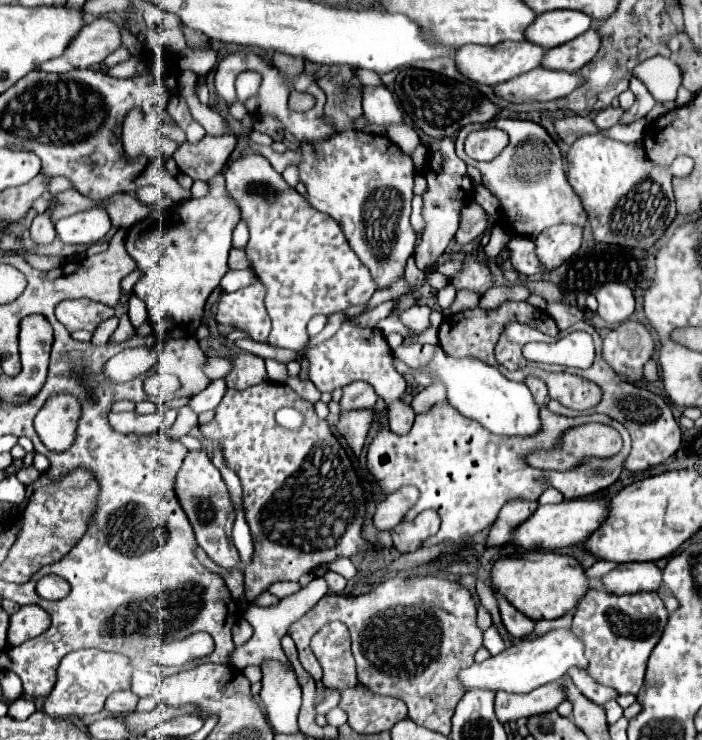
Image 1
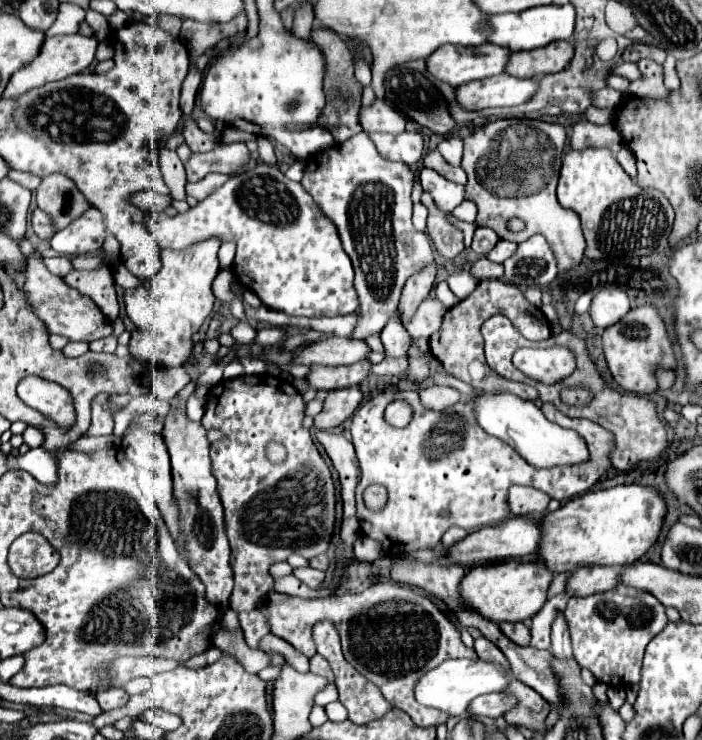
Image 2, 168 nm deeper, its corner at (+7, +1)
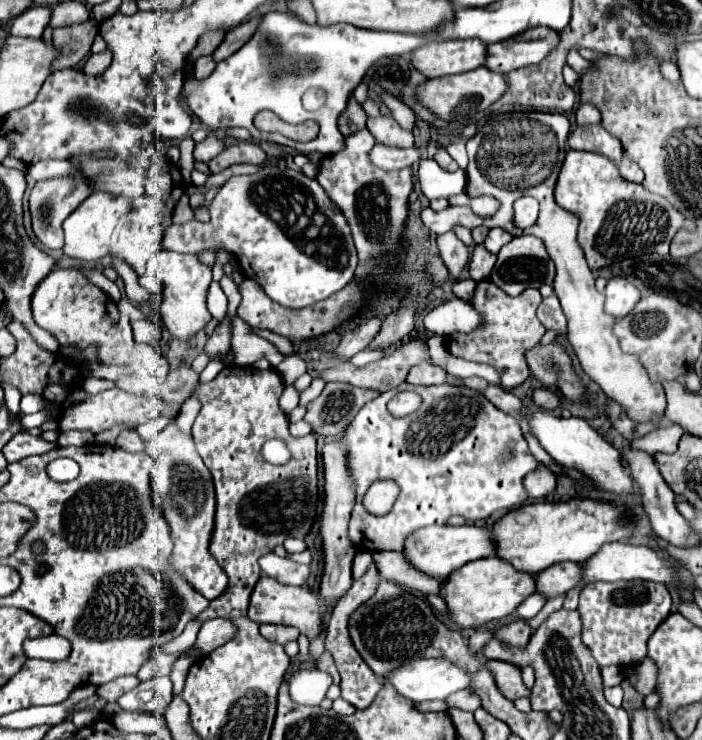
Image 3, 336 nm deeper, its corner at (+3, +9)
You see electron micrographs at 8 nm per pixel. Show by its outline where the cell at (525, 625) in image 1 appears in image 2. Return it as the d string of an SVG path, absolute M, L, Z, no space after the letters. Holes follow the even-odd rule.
M504 621L500 623L500 629L508 639L512 639L518 645L528 645L530 641L530 629L524 623L506 623Z

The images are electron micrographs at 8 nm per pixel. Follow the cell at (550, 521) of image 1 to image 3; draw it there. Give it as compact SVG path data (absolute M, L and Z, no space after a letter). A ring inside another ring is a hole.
M462 525L462 527L422 527L406 539L402 553L406 555L406 561L414 565L414 569L422 571L424 575L446 579L454 569L460 569L468 561L484 559L494 555L494 545L490 539L488 527L476 527L476 525Z

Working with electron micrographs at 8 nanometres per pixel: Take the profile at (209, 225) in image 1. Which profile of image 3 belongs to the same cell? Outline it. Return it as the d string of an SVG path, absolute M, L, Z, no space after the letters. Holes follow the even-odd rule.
M160 249L152 257L150 267L154 269L154 275L164 285L164 295L158 301L158 307L160 307L160 315L166 329L176 339L188 339L196 335L200 329L204 329L206 323L212 319L210 311L206 309L206 295L212 283L210 267L202 265L198 261L198 255L176 255L174 251L166 251L166 249Z

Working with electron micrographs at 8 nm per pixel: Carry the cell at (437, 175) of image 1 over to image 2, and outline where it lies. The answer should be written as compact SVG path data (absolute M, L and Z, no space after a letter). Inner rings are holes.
M428 263L426 267L422 267L422 271L418 271L418 275L412 275L406 281L404 291L402 291L402 299L398 305L404 323L416 311L416 307L428 297L430 289L434 285L434 277L436 277L436 263Z

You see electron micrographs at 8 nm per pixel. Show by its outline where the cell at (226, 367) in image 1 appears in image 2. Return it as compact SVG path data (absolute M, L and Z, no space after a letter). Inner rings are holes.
M242 357L242 359L238 359L240 363L242 363L242 367L244 367L244 373L248 373L248 375L260 375L260 373L264 373L264 361L260 361L260 359L254 359L254 357Z

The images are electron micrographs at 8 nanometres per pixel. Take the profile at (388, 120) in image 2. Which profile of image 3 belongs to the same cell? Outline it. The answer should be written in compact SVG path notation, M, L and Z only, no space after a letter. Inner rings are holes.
M376 117L368 119L368 131L376 137L376 143L386 145L386 147L412 147L414 145L414 135L404 131L392 117Z

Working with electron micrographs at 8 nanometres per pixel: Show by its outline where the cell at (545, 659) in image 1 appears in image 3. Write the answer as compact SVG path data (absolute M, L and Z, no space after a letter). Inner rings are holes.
M420 659L398 667L398 671L390 671L386 683L416 703L446 699L450 693L470 687L470 675L448 659Z

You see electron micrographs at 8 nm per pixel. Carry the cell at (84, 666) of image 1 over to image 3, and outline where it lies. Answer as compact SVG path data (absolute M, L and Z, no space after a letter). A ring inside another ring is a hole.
M212 619L200 627L198 641L194 647L198 647L204 653L210 653L212 649L220 647L222 643L230 641L232 637L234 637L234 625L228 619Z

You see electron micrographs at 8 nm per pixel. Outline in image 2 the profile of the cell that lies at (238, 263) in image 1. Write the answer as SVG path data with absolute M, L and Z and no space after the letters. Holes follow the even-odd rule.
M226 267L226 269L222 269L218 275L216 275L216 279L214 279L214 295L220 299L220 301L224 301L224 303L230 303L230 299L233 299L233 293L230 293L230 283L232 283L232 269L230 267Z

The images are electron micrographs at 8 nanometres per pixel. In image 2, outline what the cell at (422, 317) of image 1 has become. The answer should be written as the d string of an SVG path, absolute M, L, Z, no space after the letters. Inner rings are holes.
M424 299L418 305L418 311L410 317L410 323L406 323L406 329L412 337L424 337L428 339L432 333L440 329L442 317L446 313L446 307L438 299Z

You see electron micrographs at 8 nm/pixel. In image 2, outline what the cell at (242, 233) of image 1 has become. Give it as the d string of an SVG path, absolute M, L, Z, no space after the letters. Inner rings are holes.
M224 243L224 245L220 247L220 253L218 253L218 259L220 259L220 269L224 269L224 267L230 267L230 265L232 265L234 253L236 253L234 243Z

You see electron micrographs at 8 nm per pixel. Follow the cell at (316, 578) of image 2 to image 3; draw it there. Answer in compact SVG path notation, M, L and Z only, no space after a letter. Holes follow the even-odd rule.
M274 553L264 555L258 563L262 567L262 573L266 573L268 577L274 577L276 581L286 583L286 585L302 585L302 583L306 583L306 579L310 575L308 565L294 563L290 559L278 557Z

